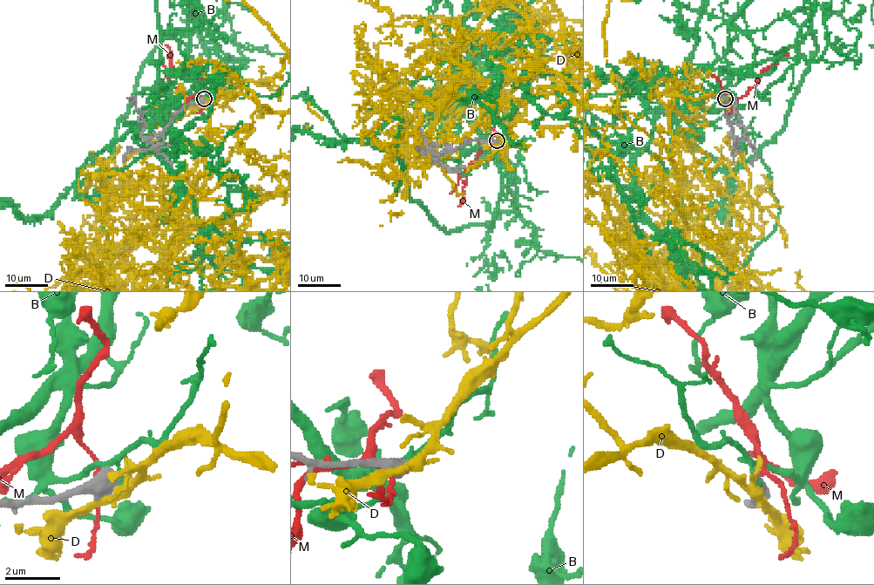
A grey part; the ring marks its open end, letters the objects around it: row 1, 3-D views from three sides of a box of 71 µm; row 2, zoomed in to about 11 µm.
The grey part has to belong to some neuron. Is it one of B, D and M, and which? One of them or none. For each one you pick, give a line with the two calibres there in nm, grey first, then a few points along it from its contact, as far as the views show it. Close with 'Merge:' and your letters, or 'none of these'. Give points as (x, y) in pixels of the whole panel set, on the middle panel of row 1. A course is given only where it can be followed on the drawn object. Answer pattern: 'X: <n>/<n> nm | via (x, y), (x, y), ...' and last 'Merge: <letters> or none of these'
Merge: none of these

